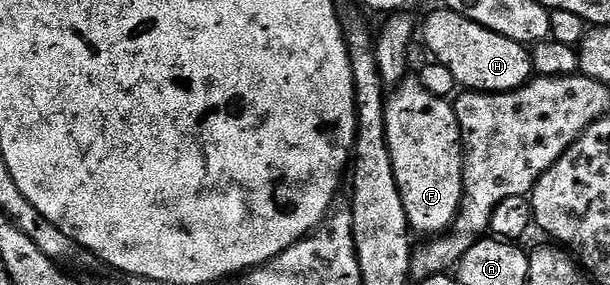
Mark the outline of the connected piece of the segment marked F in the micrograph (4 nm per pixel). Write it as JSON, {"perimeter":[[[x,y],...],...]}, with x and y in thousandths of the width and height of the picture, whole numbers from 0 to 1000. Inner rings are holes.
{"perimeter":[[[669,263],[639,316],[633,344],[631,375],[631,460],[634,463],[634,498],[638,502],[638,544],[644,558],[644,614],[651,628],[651,670],[657,670],[657,712],[664,726],[667,775],[674,786],[675,807],[682,821],[700,818],[693,825],[725,825],[738,804],[752,758],[752,740],[759,726],[759,463],[752,442],[752,421],[746,400],[744,365],[734,344],[718,340],[697,312],[687,284],[685,267]]]}

